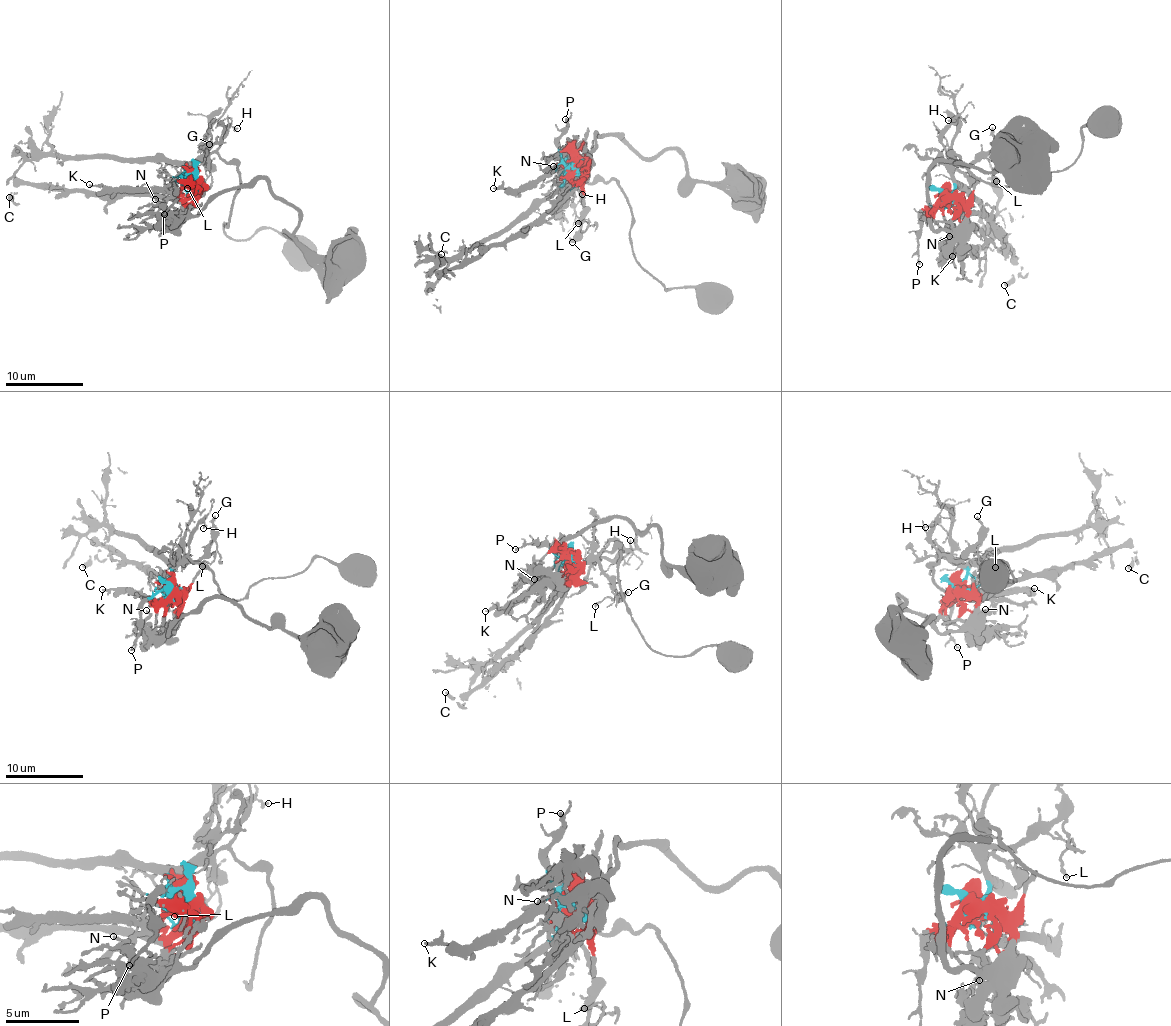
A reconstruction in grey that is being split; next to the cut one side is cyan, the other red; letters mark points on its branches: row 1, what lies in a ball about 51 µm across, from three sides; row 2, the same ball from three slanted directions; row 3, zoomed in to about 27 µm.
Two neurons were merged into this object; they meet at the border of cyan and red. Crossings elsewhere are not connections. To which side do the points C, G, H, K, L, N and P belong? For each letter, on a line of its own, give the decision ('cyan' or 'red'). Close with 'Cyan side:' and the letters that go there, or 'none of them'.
C: red
G: cyan
H: cyan
K: red
L: cyan
N: red
P: cyan
Cyan side: G, H, L, P

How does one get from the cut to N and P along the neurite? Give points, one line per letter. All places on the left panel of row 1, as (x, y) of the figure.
N: (197, 183), (196, 205), (179, 219), (164, 210), (155, 199)
P: (197, 183), (185, 179), (183, 175), (178, 177), (178, 199), (164, 215)

